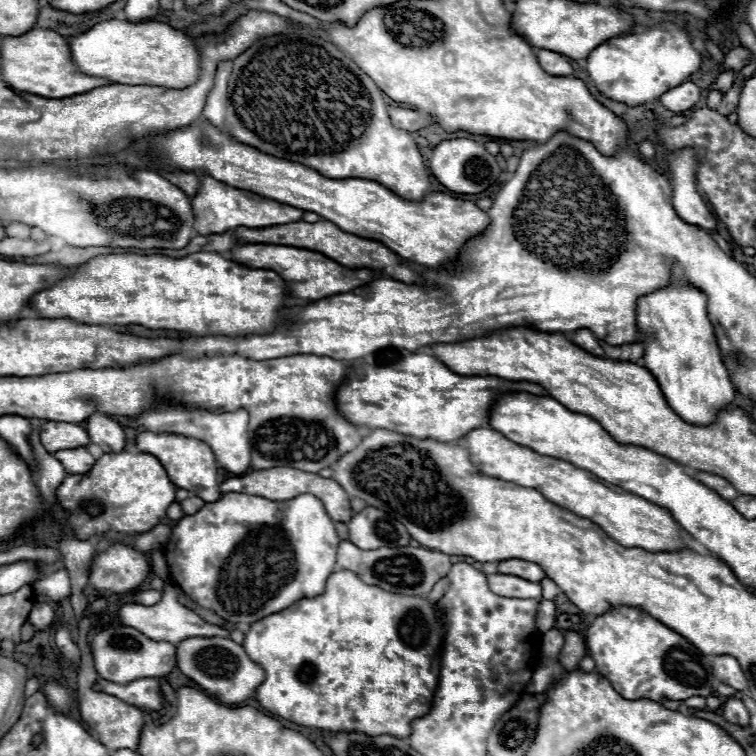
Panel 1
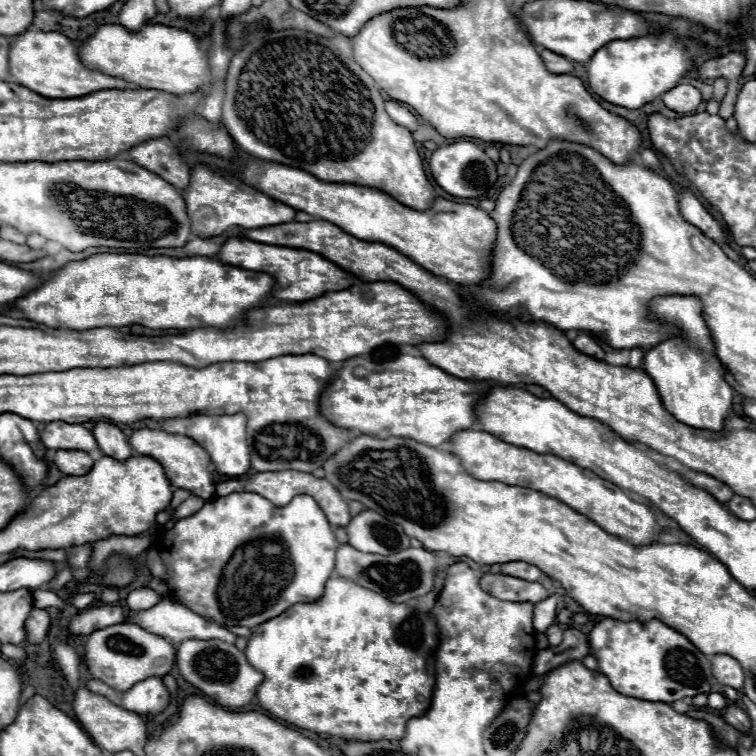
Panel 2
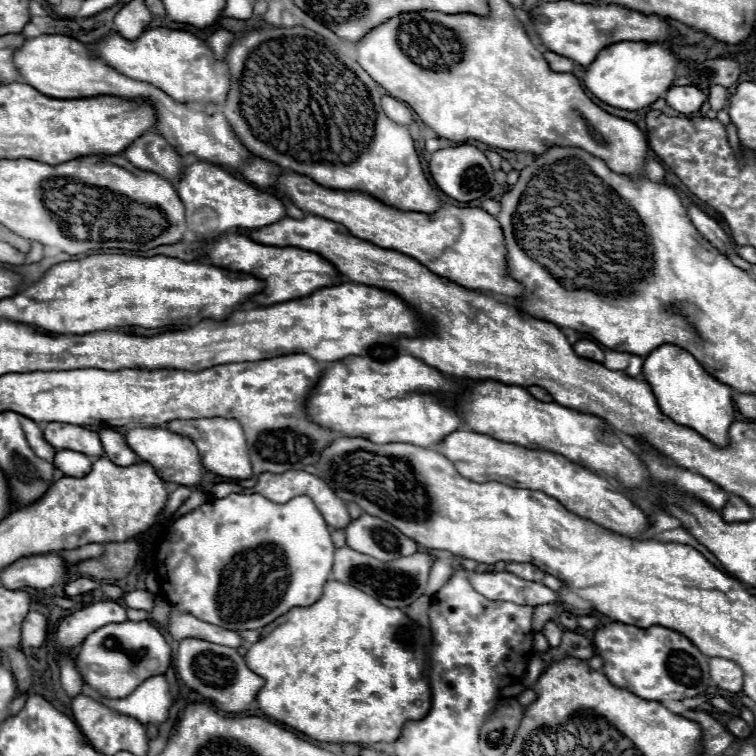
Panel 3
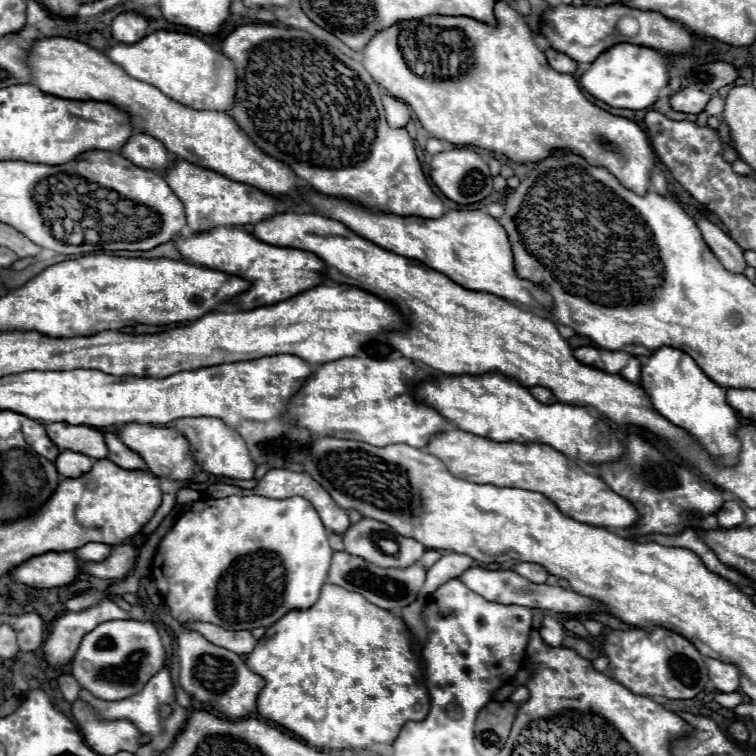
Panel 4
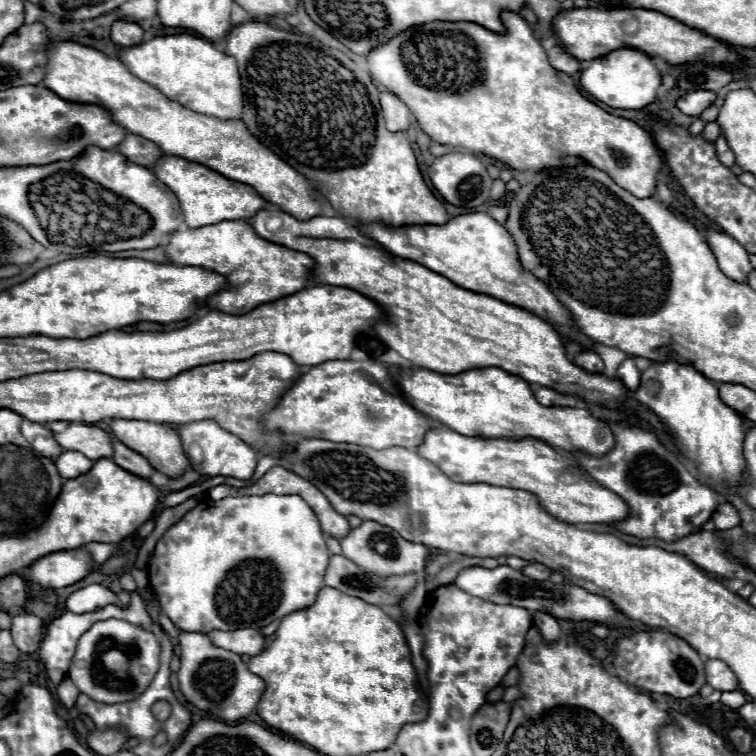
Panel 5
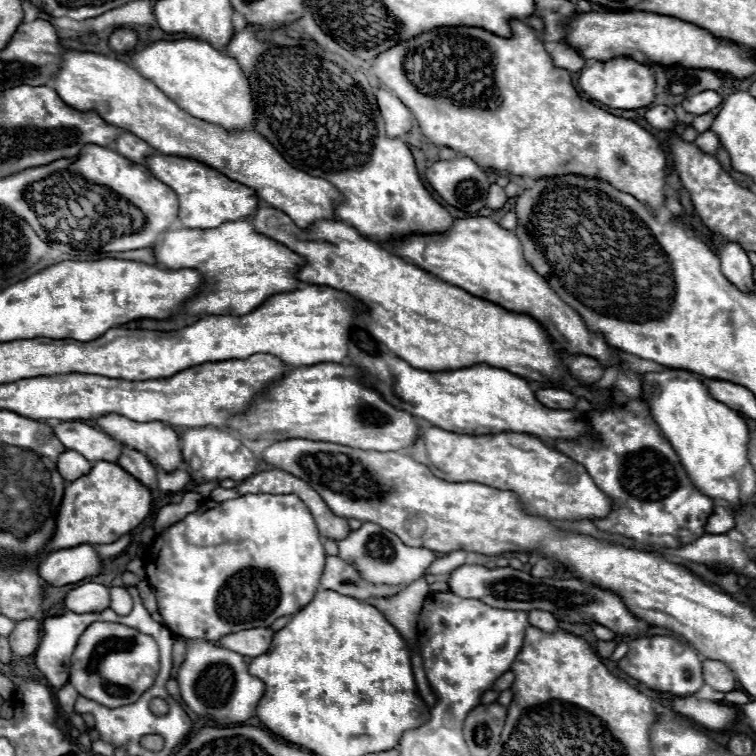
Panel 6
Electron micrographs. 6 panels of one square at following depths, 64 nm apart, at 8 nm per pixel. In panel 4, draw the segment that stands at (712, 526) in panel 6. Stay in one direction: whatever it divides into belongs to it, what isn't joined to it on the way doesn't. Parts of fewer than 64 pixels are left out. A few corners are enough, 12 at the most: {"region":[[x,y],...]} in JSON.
{"region":[[730,500],[716,512],[722,528],[744,524],[746,512]]}

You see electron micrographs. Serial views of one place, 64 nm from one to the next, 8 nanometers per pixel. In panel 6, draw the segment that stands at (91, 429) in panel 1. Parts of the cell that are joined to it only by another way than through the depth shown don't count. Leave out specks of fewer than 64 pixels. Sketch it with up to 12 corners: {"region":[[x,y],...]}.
{"region":[[122,446],[118,466],[156,492],[156,468],[148,458]]}

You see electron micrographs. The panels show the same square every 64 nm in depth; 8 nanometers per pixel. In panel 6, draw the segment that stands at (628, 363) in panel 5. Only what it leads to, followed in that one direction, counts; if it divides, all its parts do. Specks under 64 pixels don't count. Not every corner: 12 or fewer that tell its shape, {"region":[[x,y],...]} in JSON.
{"region":[[628,402],[590,414],[602,440],[554,442],[614,498],[600,530],[666,548],[702,536],[714,500]]}

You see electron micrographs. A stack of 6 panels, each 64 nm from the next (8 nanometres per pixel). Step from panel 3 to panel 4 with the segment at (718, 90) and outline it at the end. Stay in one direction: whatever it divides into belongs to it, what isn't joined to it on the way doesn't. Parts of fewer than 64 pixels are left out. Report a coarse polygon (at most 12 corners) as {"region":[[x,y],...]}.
{"region":[[718,90],[706,104],[708,116],[720,116],[724,112],[724,98]]}

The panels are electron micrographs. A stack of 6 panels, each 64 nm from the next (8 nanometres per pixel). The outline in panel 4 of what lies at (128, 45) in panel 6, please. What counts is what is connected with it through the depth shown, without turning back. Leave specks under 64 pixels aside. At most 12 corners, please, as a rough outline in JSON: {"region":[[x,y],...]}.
{"region":[[128,10],[114,18],[112,36],[132,44],[146,36],[148,18]]}

